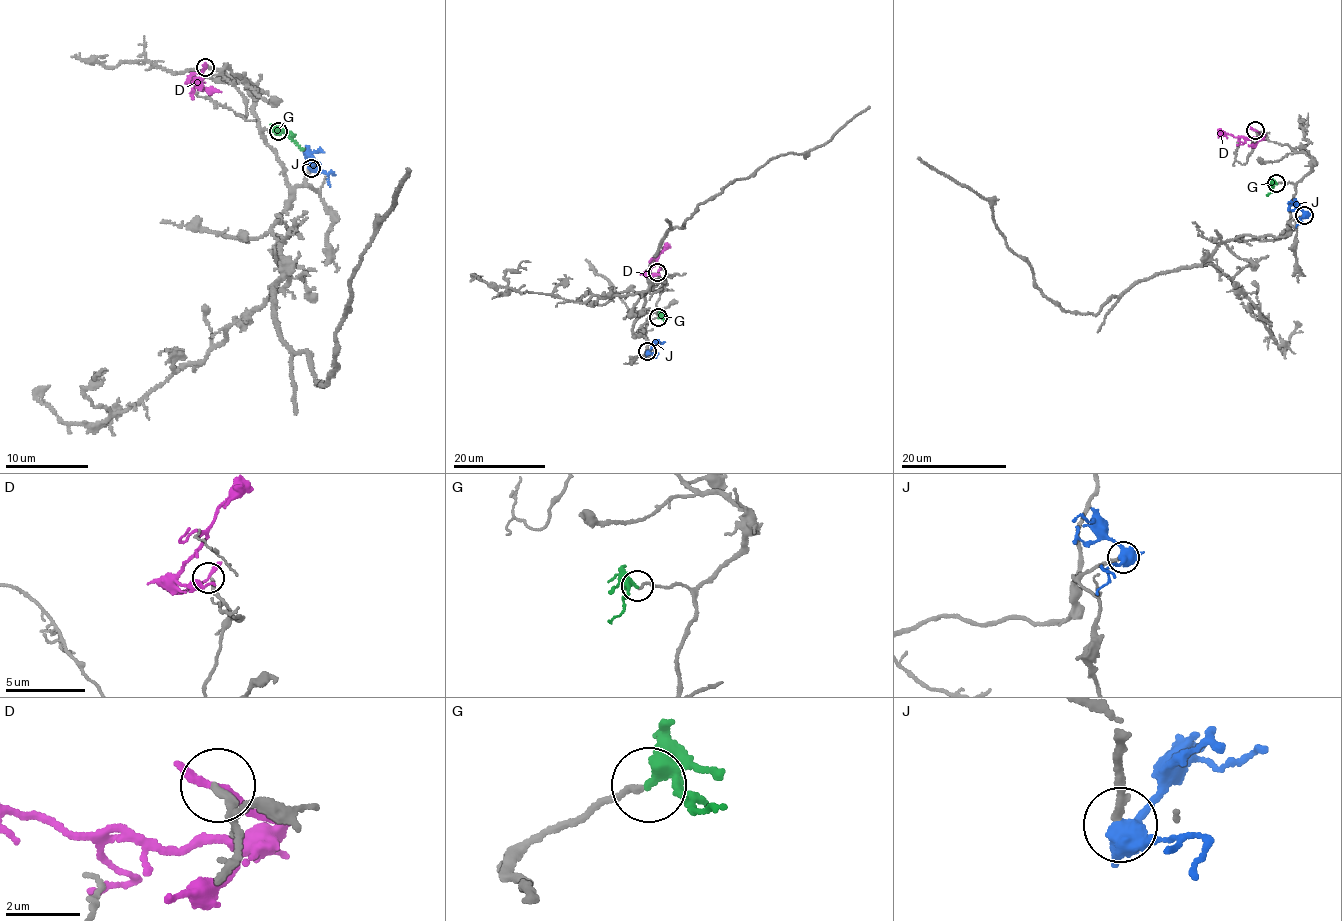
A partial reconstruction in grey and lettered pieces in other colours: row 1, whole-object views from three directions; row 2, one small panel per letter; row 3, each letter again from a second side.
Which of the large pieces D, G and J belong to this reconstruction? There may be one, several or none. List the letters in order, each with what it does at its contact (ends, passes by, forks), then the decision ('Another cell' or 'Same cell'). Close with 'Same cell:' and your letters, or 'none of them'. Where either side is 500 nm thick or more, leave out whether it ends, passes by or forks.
D: It passes by. Another cell
G: It passes by. Same cell
J: It forks there. Another cell
Same cell: G

